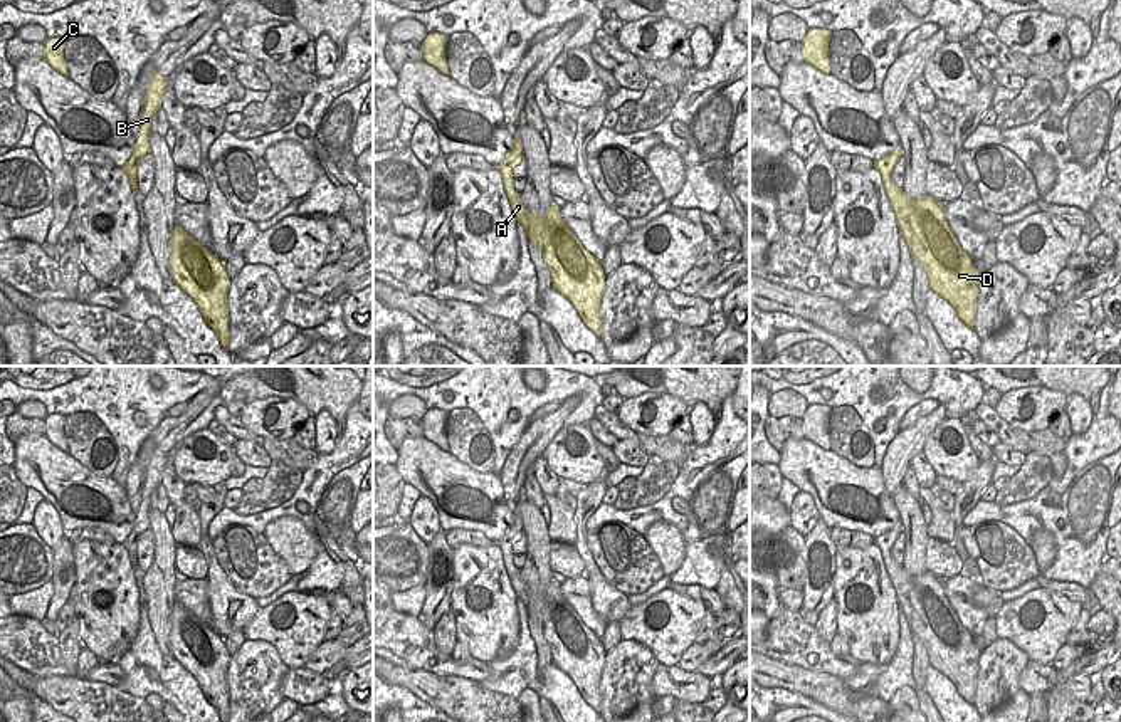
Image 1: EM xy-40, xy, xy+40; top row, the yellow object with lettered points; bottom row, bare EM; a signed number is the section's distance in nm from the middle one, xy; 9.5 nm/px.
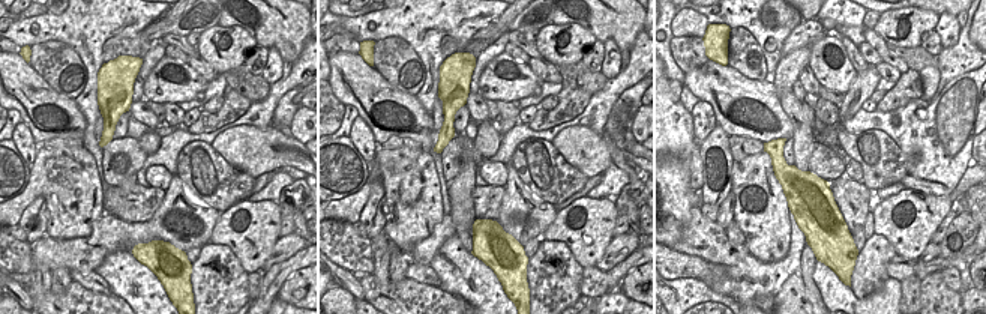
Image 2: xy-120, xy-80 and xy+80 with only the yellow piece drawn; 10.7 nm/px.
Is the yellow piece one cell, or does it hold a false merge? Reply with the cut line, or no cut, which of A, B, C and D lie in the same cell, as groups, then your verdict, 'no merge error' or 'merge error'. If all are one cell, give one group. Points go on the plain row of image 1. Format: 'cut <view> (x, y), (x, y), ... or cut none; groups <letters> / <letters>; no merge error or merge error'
cut none; groups A B C D; no merge error

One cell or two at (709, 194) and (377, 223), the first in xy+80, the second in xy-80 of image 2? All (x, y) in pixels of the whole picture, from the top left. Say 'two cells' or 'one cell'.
one cell

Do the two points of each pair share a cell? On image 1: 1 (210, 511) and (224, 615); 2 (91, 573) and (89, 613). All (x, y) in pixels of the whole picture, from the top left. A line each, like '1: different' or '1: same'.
1: same
2: same

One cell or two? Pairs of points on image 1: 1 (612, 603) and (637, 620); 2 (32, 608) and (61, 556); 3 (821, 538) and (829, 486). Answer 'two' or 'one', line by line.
1: two
2: two
3: two

